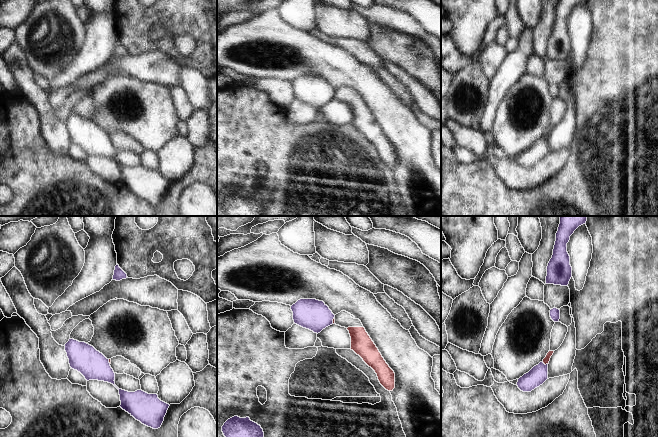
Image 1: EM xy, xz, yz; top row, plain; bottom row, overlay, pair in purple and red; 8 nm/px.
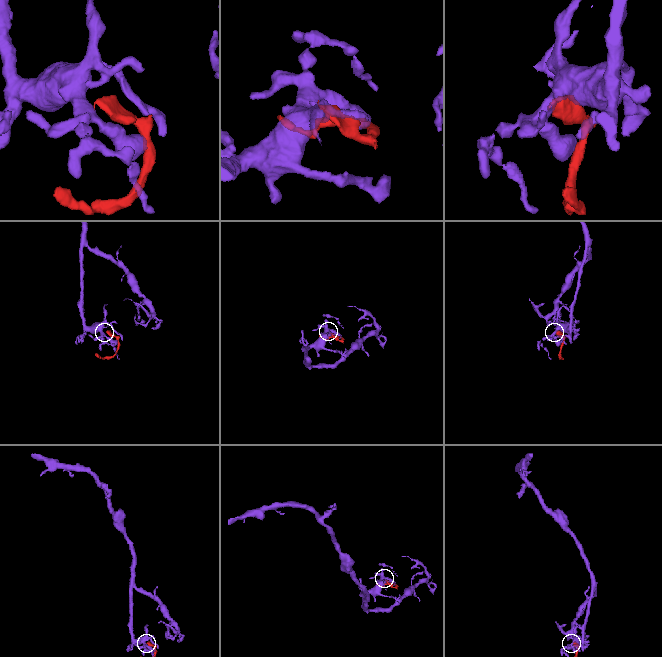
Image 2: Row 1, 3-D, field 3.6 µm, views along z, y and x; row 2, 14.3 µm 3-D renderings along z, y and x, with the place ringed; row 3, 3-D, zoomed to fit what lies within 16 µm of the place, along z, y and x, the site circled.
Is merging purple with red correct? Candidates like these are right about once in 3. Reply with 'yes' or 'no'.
no

